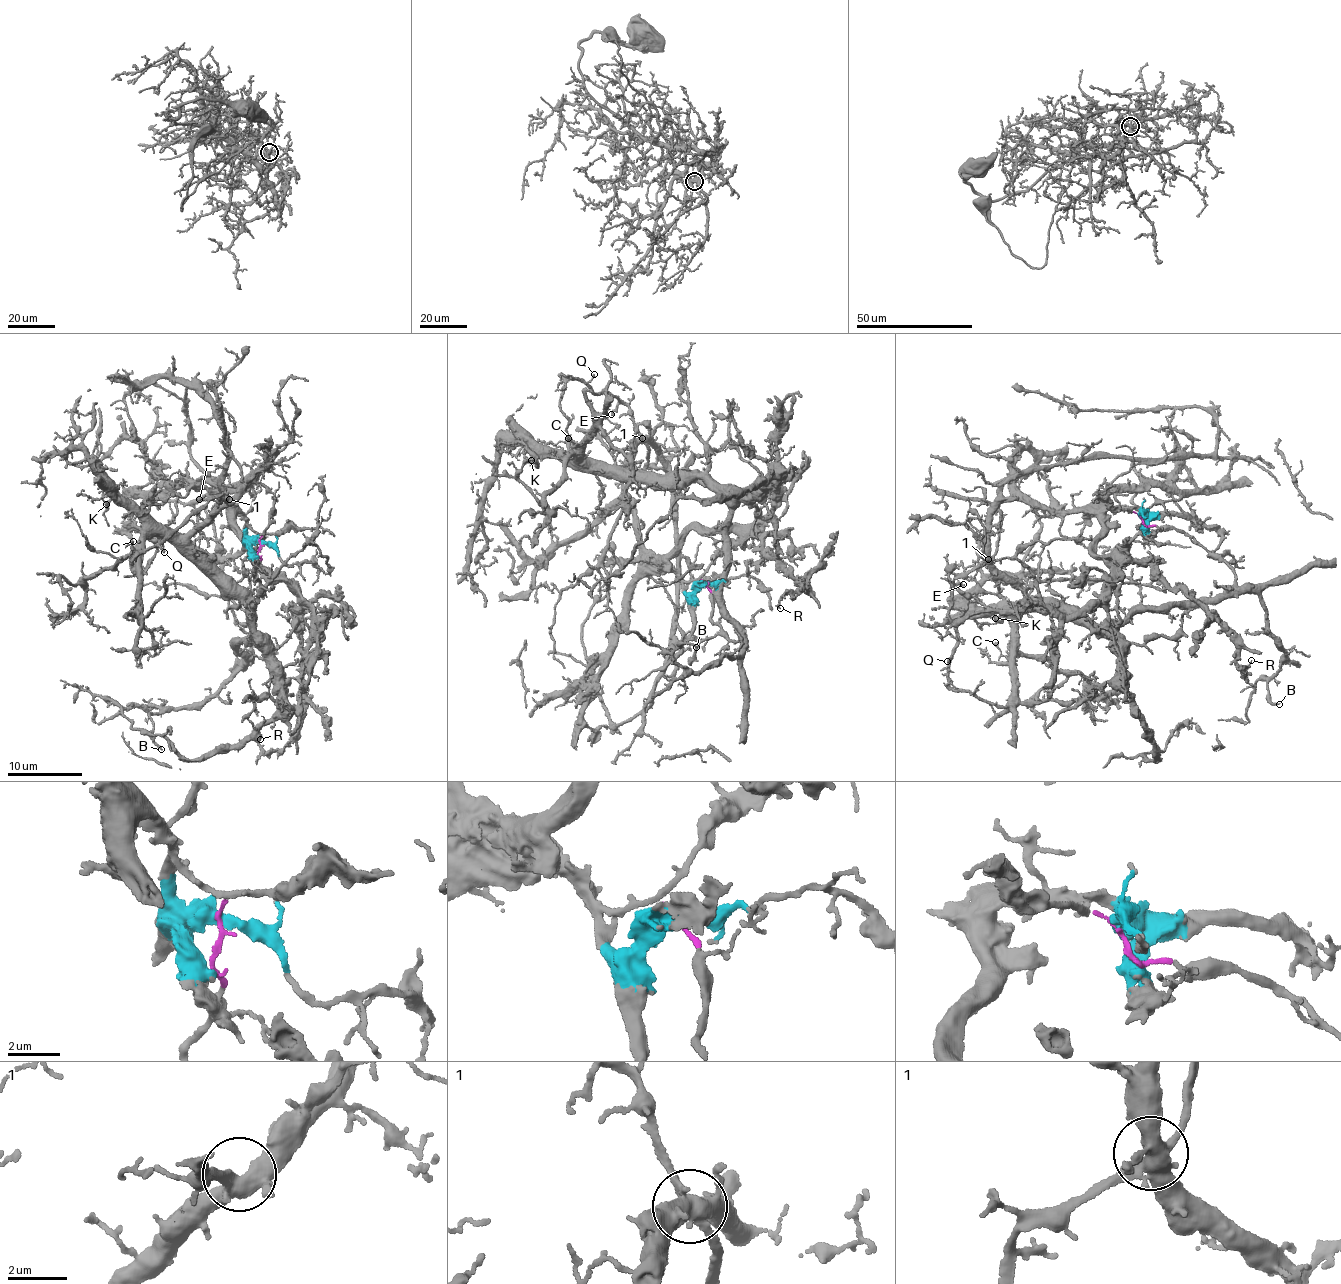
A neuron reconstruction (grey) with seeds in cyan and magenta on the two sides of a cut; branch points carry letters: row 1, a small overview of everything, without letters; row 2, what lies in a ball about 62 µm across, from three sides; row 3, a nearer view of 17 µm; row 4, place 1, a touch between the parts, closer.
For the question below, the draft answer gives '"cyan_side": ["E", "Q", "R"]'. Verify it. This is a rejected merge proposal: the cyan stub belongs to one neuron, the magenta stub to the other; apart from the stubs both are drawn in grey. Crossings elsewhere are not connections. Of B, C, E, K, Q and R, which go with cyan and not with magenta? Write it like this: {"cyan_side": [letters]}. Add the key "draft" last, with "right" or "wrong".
{"cyan_side": ["E", "Q", "R"], "draft": "right"}

